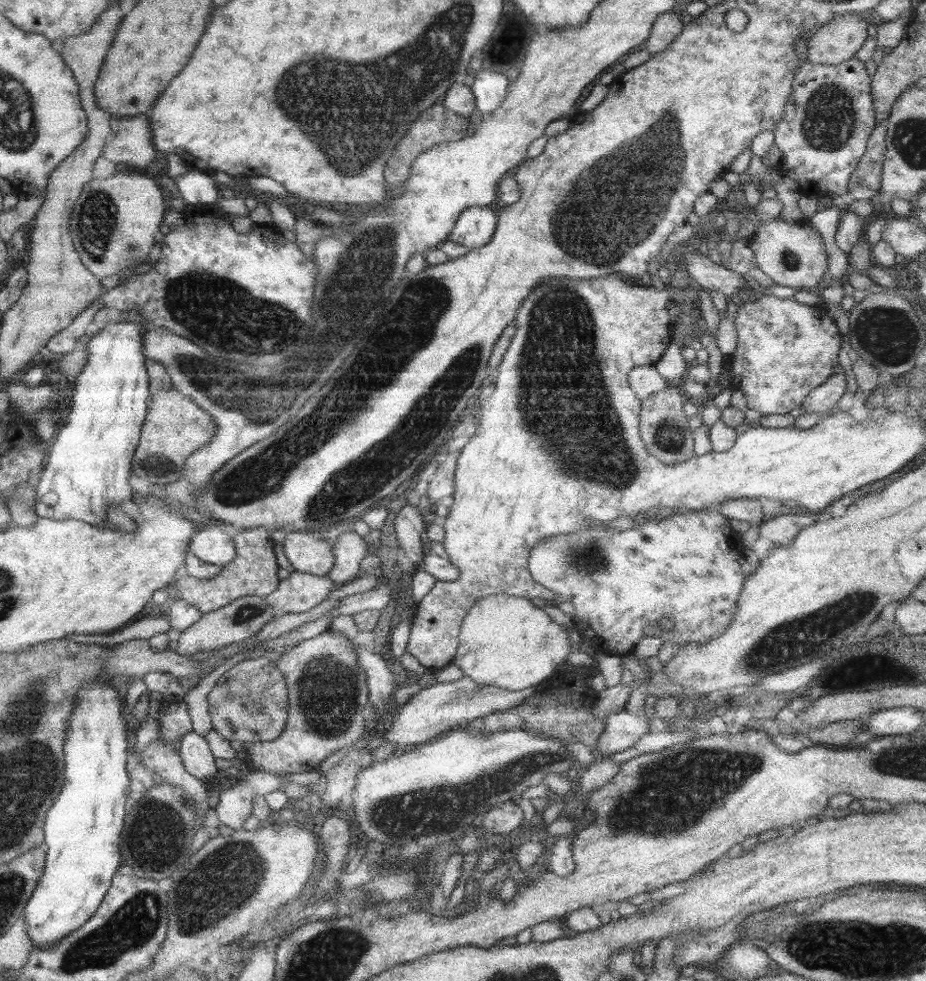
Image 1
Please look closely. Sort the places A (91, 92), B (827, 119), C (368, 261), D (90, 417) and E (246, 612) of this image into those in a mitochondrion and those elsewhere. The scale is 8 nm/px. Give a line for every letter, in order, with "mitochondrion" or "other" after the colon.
A: other
B: mitochondrion
C: mitochondrion
D: other
E: mitochondrion

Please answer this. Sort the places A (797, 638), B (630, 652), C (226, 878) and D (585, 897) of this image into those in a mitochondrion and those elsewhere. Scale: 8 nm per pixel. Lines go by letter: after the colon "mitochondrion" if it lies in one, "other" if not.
A: mitochondrion
B: other
C: mitochondrion
D: other

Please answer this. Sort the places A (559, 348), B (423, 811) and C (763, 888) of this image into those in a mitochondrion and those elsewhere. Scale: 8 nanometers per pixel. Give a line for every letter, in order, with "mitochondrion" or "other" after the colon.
A: mitochondrion
B: mitochondrion
C: other

